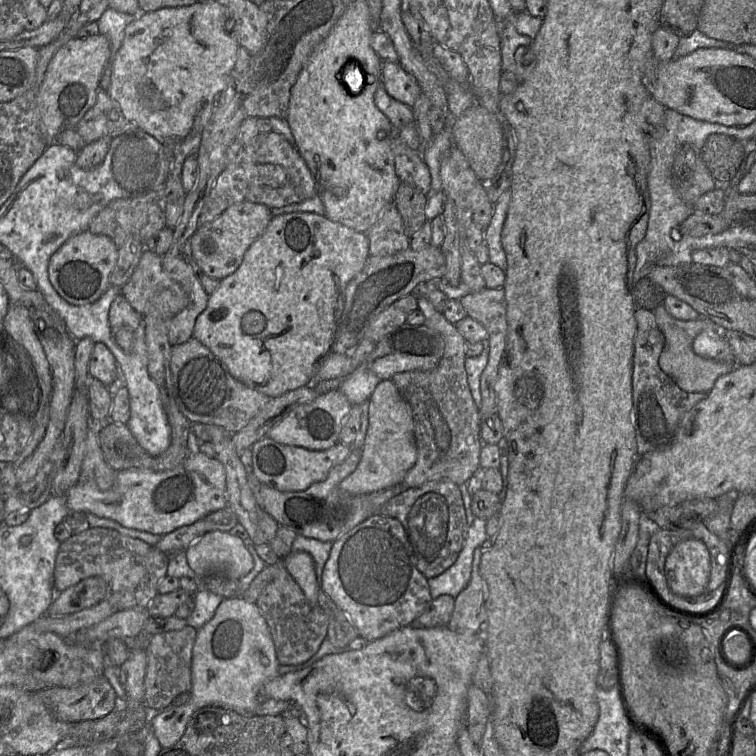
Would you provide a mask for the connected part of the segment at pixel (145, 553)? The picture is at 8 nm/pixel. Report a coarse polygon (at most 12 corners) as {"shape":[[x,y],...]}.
{"shape":[[108,528],[61,542],[56,594],[99,576],[120,610],[147,608],[170,554]]}

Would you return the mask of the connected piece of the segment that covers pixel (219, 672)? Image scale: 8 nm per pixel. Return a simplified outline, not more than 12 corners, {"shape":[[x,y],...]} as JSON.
{"shape":[[257,604],[197,630],[188,702],[153,713],[162,748],[215,706],[254,715],[280,674]]}

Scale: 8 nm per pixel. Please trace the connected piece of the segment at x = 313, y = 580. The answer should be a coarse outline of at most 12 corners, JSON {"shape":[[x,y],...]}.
{"shape":[[290,552],[284,564],[310,604],[321,588],[312,556]]}

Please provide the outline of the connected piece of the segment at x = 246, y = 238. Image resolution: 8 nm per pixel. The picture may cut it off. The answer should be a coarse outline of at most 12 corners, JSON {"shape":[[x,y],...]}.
{"shape":[[243,201],[190,238],[197,273],[233,274],[272,218]]}

